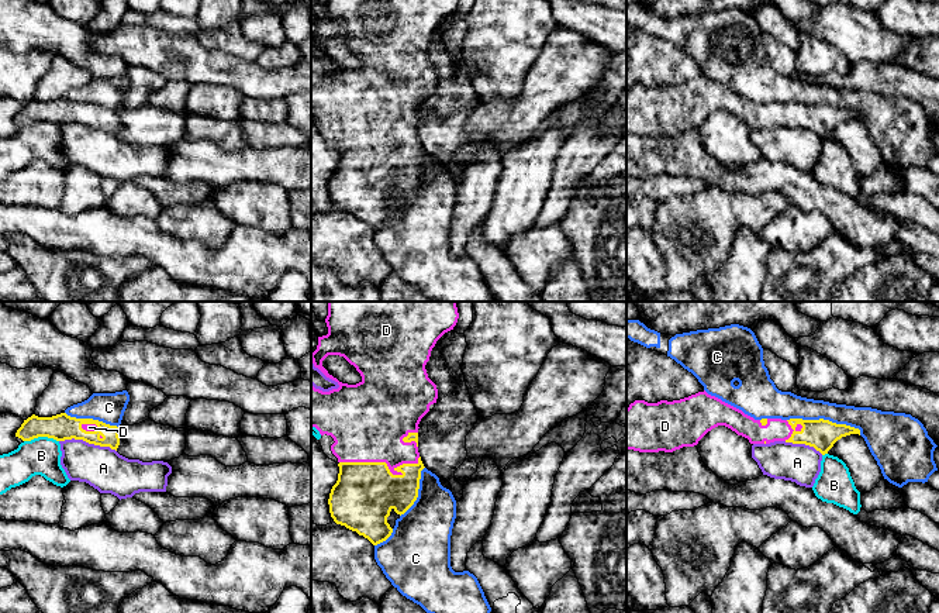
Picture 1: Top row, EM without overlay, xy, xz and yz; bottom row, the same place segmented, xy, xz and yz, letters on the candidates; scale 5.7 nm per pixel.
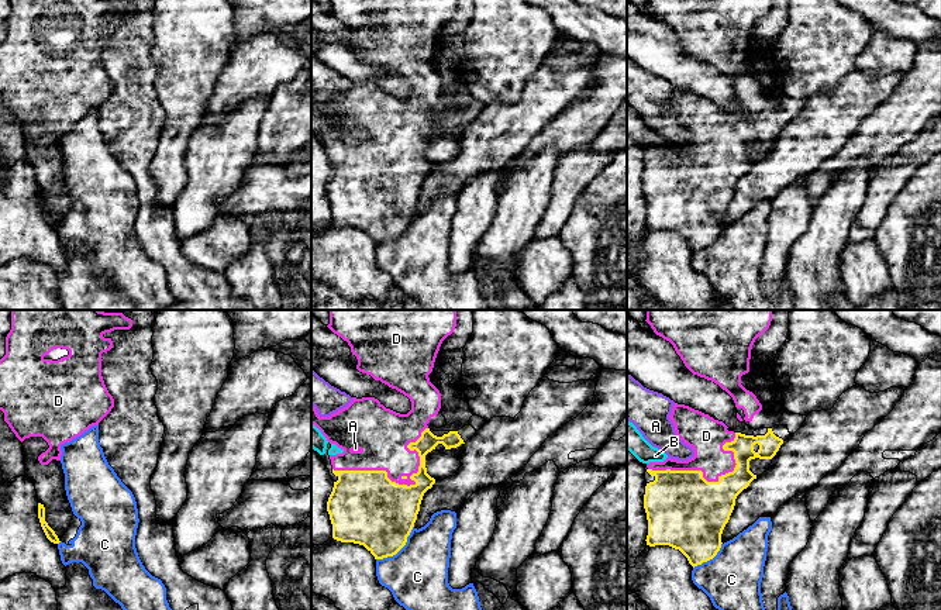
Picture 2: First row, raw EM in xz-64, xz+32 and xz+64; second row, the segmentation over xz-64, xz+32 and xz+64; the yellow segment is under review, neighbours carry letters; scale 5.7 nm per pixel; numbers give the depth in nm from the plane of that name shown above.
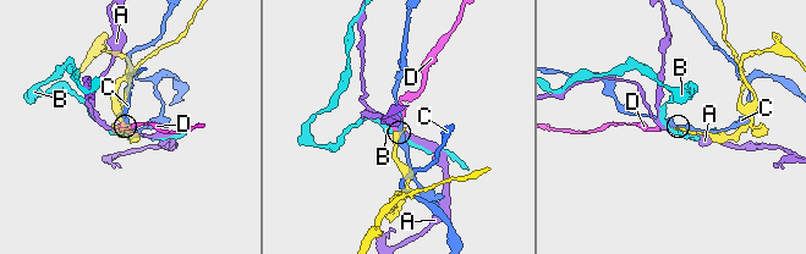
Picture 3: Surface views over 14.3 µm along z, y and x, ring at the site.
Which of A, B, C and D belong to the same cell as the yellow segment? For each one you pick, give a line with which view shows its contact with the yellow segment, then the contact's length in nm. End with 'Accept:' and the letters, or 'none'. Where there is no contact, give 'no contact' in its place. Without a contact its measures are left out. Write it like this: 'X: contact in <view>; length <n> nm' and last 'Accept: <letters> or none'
D: contact in xz; length 460 nm
Accept: D

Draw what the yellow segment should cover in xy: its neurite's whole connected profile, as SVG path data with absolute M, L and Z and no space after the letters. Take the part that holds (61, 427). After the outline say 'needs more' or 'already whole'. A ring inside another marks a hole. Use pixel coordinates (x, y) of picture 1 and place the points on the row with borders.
M66 413L52 417L38 417L32 414L17 430L15 437L31 441L38 437L48 437L56 441L83 440L89 444L118 448L118 427L93 419L76 419Z | needs more

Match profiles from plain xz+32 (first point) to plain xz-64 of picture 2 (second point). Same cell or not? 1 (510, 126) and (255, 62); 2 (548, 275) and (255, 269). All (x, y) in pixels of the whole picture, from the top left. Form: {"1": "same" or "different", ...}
{"1": "same", "2": "different"}

